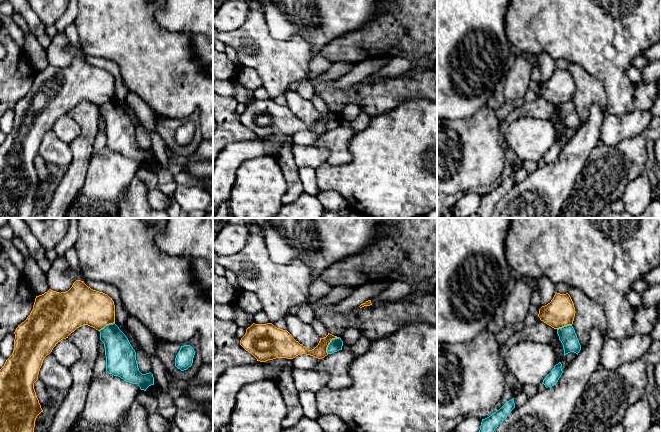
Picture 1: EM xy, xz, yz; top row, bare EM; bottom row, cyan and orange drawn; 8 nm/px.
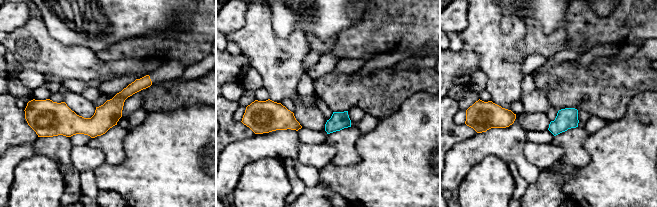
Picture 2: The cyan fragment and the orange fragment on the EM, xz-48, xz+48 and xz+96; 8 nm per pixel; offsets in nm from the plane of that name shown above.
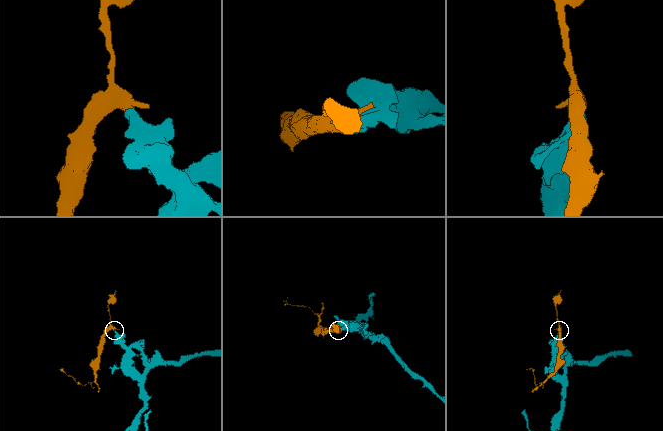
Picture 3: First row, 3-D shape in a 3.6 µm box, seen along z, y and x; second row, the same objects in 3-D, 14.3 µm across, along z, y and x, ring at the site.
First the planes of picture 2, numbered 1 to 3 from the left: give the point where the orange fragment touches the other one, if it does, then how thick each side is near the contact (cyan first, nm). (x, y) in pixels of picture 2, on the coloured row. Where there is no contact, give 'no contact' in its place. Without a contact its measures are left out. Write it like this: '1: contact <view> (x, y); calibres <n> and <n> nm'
1: no contact
2: no contact
3: no contact

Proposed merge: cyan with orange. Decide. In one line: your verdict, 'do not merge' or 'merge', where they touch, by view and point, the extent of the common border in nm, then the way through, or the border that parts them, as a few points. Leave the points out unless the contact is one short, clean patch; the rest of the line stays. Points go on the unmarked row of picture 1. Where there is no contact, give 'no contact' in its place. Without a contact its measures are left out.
do not merge; contact xz (329, 119); length 170 nm; border xz (339, 113), (331, 116), (327, 122), (327, 129)

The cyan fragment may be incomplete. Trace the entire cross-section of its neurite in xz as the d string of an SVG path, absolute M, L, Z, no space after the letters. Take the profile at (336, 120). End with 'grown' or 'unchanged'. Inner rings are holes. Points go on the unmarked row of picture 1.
M340 113L332 115L327 123L327 129L332 130L332 129L337 128L339 126L342 126L342 122L343 122L343 117L341 116Z; unchanged

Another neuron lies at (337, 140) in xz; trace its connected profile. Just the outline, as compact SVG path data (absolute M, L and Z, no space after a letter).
M339 126L322 134L313 145L330 150L327 164L344 165L350 163L353 158L349 150L349 142L354 134L353 128Z

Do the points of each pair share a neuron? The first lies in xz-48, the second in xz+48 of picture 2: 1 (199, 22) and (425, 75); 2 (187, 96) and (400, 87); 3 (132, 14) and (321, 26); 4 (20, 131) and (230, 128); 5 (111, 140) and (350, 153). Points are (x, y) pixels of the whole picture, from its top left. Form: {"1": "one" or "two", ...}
{"1": "two", "2": "one", "3": "one", "4": "one", "5": "one"}

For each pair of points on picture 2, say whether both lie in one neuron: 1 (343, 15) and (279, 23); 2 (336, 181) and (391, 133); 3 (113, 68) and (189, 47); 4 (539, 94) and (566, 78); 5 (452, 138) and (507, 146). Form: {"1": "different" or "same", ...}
{"1": "same", "2": "same", "3": "different", "4": "different", "5": "different"}

